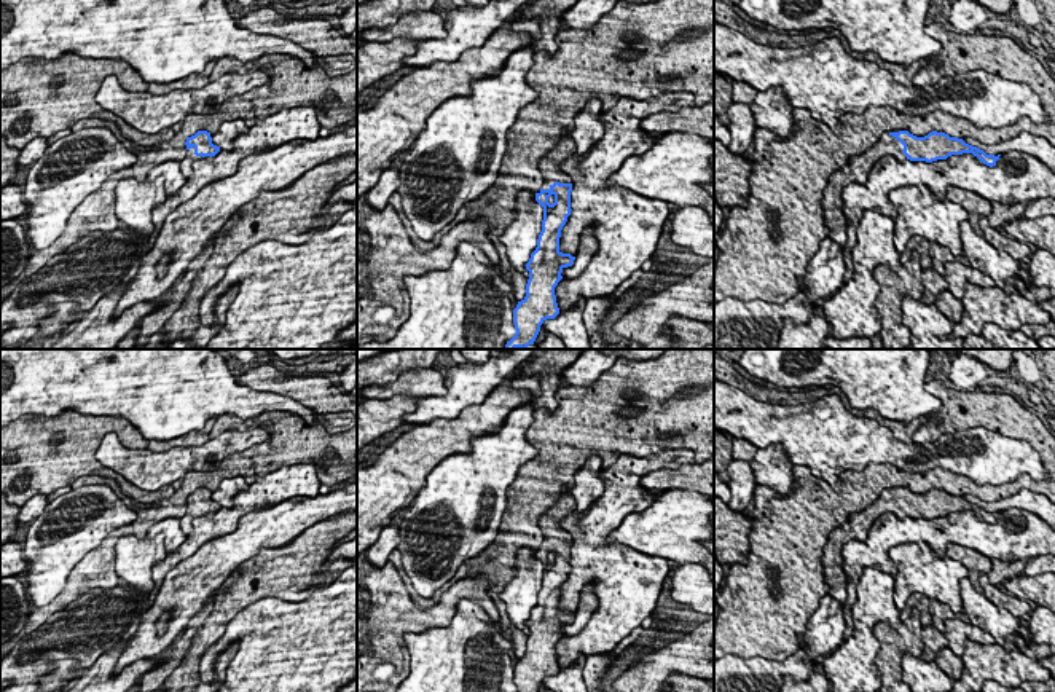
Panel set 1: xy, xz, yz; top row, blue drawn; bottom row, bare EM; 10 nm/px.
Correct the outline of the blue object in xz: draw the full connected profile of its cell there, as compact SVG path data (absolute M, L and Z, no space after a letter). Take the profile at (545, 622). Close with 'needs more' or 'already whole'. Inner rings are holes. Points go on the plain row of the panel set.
M563 493L539 518L542 537L555 541L535 550L535 558L543 564L542 588L526 620L529 628L526 654L513 666L515 692L539 692L540 682L559 671L555 644L563 636L563 627L572 623L575 617L559 607L561 587L572 568L572 534L561 528L561 521L575 510L577 502L572 494Z; needs more

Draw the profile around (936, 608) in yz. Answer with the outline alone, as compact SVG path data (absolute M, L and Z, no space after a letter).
M932 600L928 607L932 615L932 625L942 633L945 628L945 620L956 619L956 614L953 614L951 609L940 601Z

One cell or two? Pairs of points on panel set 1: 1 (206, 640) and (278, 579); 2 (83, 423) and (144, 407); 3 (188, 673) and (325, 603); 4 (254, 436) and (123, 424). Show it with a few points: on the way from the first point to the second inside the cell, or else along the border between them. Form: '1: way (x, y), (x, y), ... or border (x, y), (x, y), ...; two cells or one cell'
1: way (217, 621), (246, 592), (258, 589); one cell
2: border (75, 410), (85, 415), (125, 416), (139, 431); two cells
3: border (222, 636), (200, 659), (198, 675); two cells
4: border (115, 432), (109, 432), (101, 442); two cells

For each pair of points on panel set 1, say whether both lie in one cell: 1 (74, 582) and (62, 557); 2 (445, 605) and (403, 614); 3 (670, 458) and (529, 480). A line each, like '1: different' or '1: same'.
1: different
2: same
3: different

